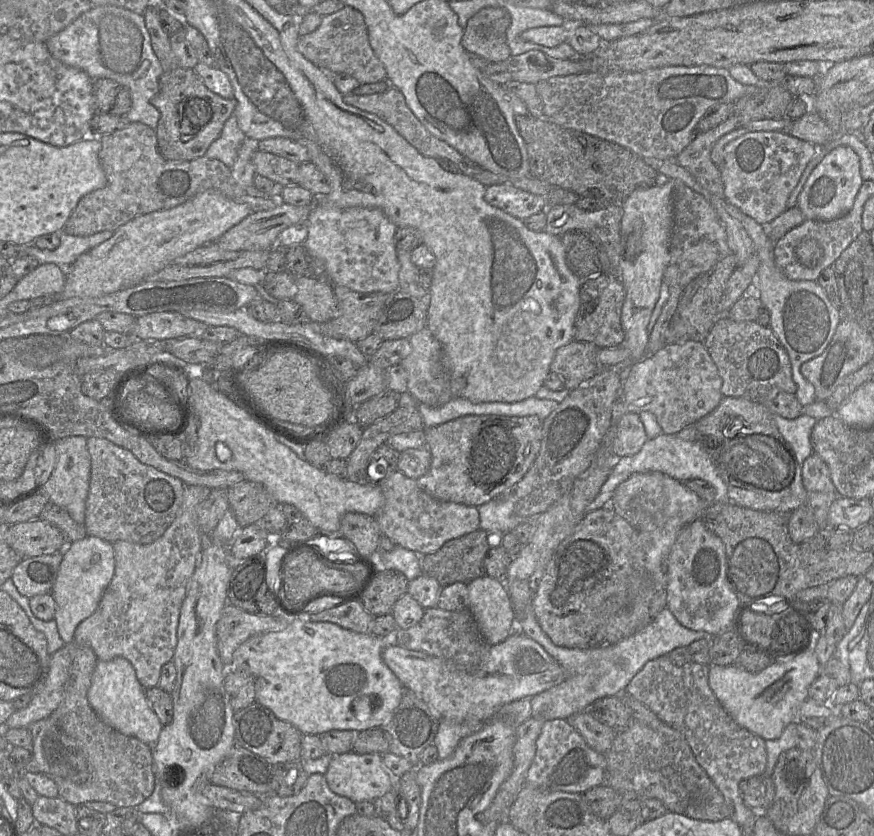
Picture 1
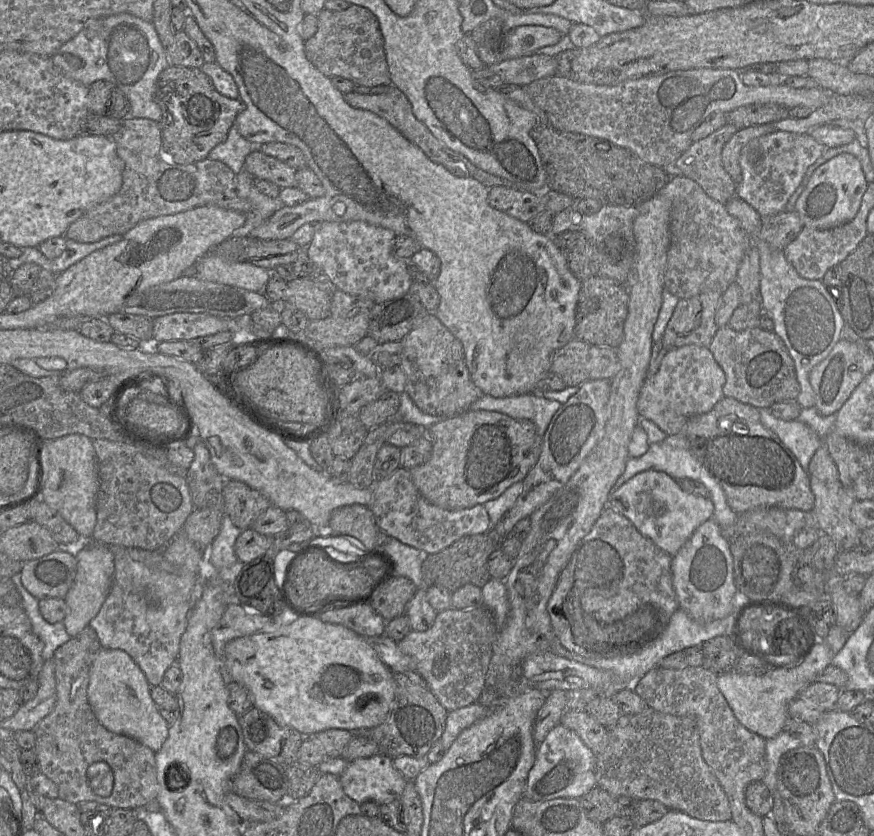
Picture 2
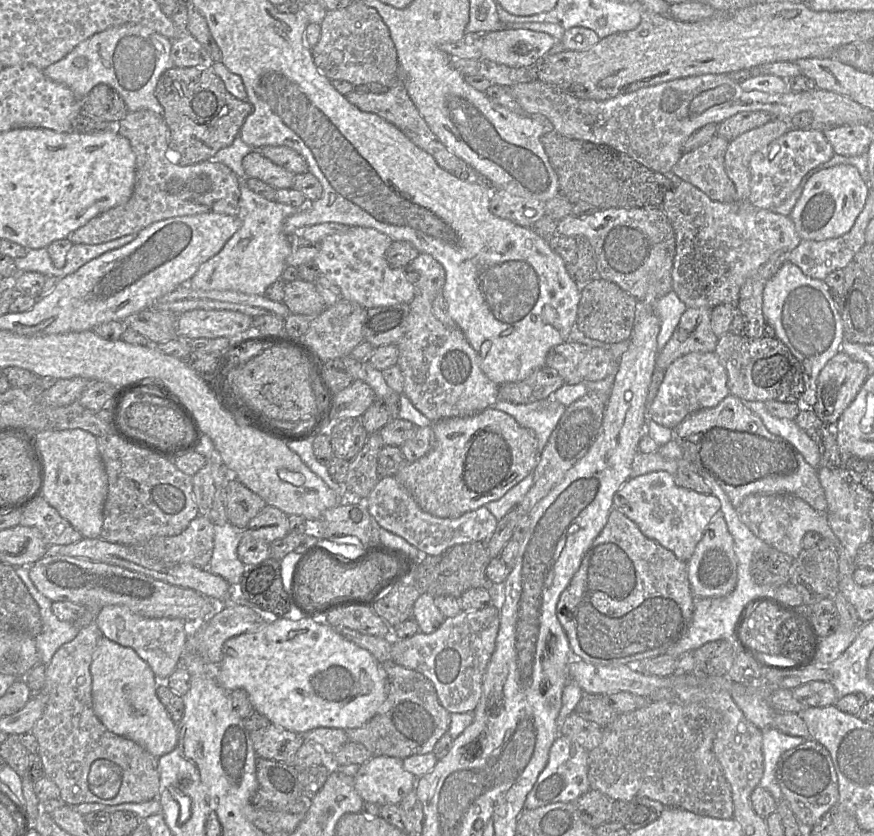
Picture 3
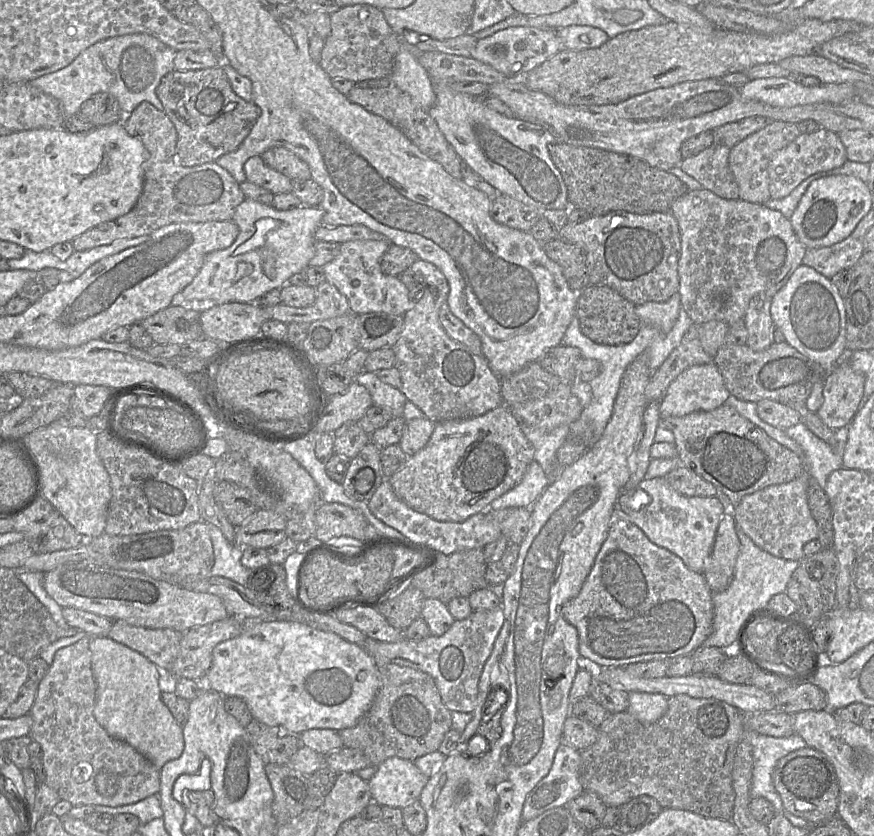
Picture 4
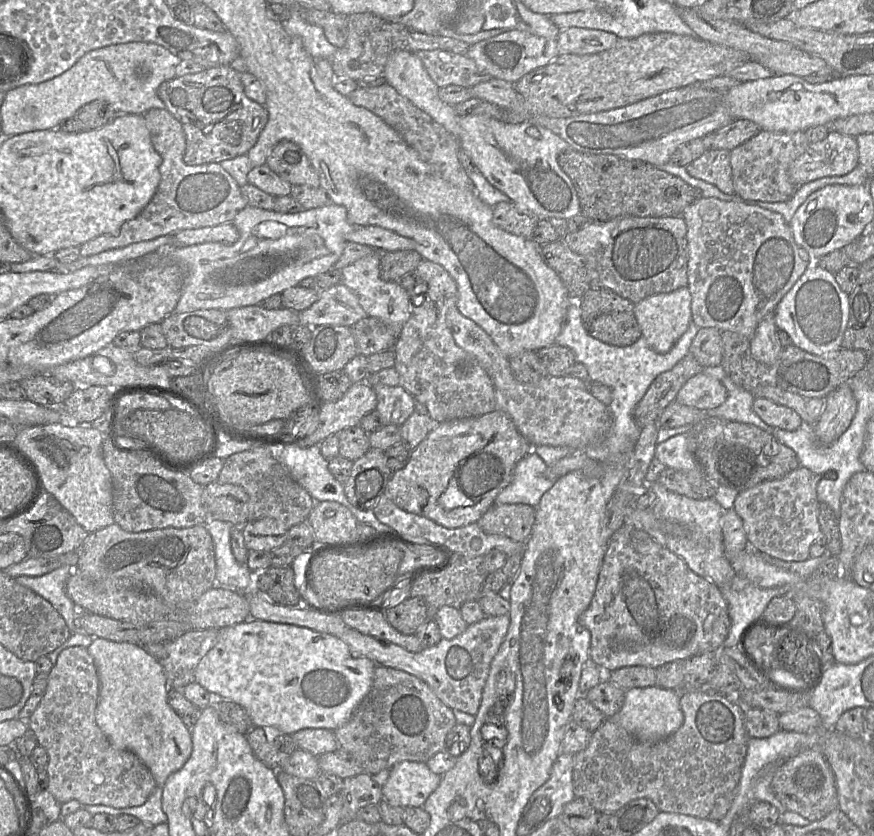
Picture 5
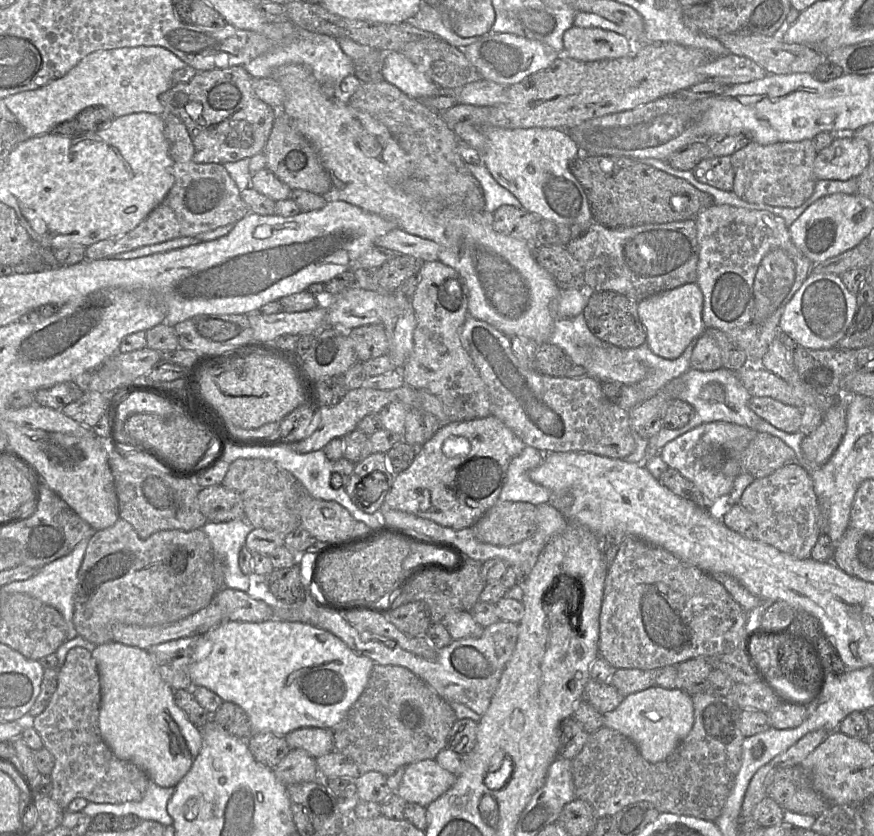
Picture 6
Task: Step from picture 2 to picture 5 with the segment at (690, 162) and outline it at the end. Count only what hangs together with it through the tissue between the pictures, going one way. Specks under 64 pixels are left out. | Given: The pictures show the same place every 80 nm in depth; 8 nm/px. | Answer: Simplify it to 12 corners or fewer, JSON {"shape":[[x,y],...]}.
{"shape":[[708,149],[685,169],[735,194],[730,151]]}

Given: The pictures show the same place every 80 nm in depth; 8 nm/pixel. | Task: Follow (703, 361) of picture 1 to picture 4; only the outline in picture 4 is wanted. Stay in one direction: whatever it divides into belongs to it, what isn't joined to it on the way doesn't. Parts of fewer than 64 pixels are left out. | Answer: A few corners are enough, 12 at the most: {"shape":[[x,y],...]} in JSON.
{"shape":[[714,362],[680,373],[661,419],[723,405],[730,392]]}

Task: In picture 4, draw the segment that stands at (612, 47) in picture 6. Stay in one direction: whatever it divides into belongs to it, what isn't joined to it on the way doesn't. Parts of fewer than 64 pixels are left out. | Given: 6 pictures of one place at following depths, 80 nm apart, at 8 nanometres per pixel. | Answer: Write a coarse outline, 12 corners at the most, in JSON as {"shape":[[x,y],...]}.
{"shape":[[586,25],[556,32],[565,50],[598,48],[610,37]]}

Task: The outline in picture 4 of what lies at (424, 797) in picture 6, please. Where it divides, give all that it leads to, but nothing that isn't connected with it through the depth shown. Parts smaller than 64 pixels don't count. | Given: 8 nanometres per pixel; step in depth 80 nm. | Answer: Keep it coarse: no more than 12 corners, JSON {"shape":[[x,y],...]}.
{"shape":[[391,757],[375,767],[373,802],[403,809],[428,779],[413,761]]}

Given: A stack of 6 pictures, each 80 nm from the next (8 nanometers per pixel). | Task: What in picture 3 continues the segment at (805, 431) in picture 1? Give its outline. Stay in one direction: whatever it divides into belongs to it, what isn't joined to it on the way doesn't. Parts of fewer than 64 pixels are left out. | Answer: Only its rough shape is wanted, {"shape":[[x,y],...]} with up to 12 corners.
{"shape":[[767,409],[759,417],[769,432],[820,468],[819,445],[794,420]]}

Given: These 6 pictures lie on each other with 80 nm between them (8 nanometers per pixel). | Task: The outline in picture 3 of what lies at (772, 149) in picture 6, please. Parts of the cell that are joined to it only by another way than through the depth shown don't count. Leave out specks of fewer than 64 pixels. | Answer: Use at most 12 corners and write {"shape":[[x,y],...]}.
{"shape":[[776,119],[729,142],[725,169],[749,199],[752,155],[791,129]]}

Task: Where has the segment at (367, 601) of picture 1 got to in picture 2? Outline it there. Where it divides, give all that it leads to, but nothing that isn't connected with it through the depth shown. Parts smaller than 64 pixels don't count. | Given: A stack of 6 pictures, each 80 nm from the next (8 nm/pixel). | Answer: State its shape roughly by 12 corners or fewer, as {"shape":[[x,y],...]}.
{"shape":[[394,576],[371,607],[386,621],[404,614],[417,587]]}

